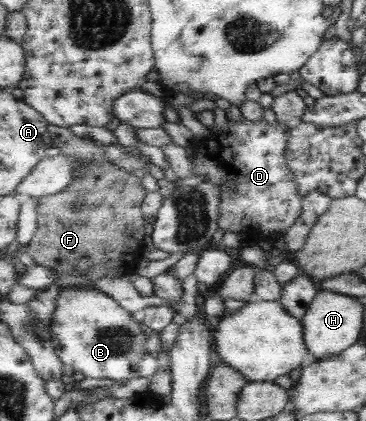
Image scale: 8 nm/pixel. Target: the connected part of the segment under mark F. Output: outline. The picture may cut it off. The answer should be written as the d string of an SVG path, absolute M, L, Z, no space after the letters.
M49 125L50 135L54 140L54 146L60 149L61 154L72 155L76 159L82 159L84 163L87 164L80 173L80 176L77 176L74 179L74 182L70 183L70 186L67 186L65 190L61 190L59 193L48 195L40 199L39 204L39 229L35 238L28 244L27 253L31 256L33 261L36 264L55 270L59 274L59 281L55 285L59 288L87 288L93 287L93 282L105 277L127 277L131 273L135 273L137 263L142 259L141 253L143 250L143 244L145 244L145 213L143 213L142 203L144 202L145 196L148 193L141 185L141 178L129 173L127 170L118 168L113 162L110 162L110 159L105 155L105 146L98 142L95 142L91 139L87 139L83 136L77 136L75 133L72 133L68 127L61 127L57 125Z

